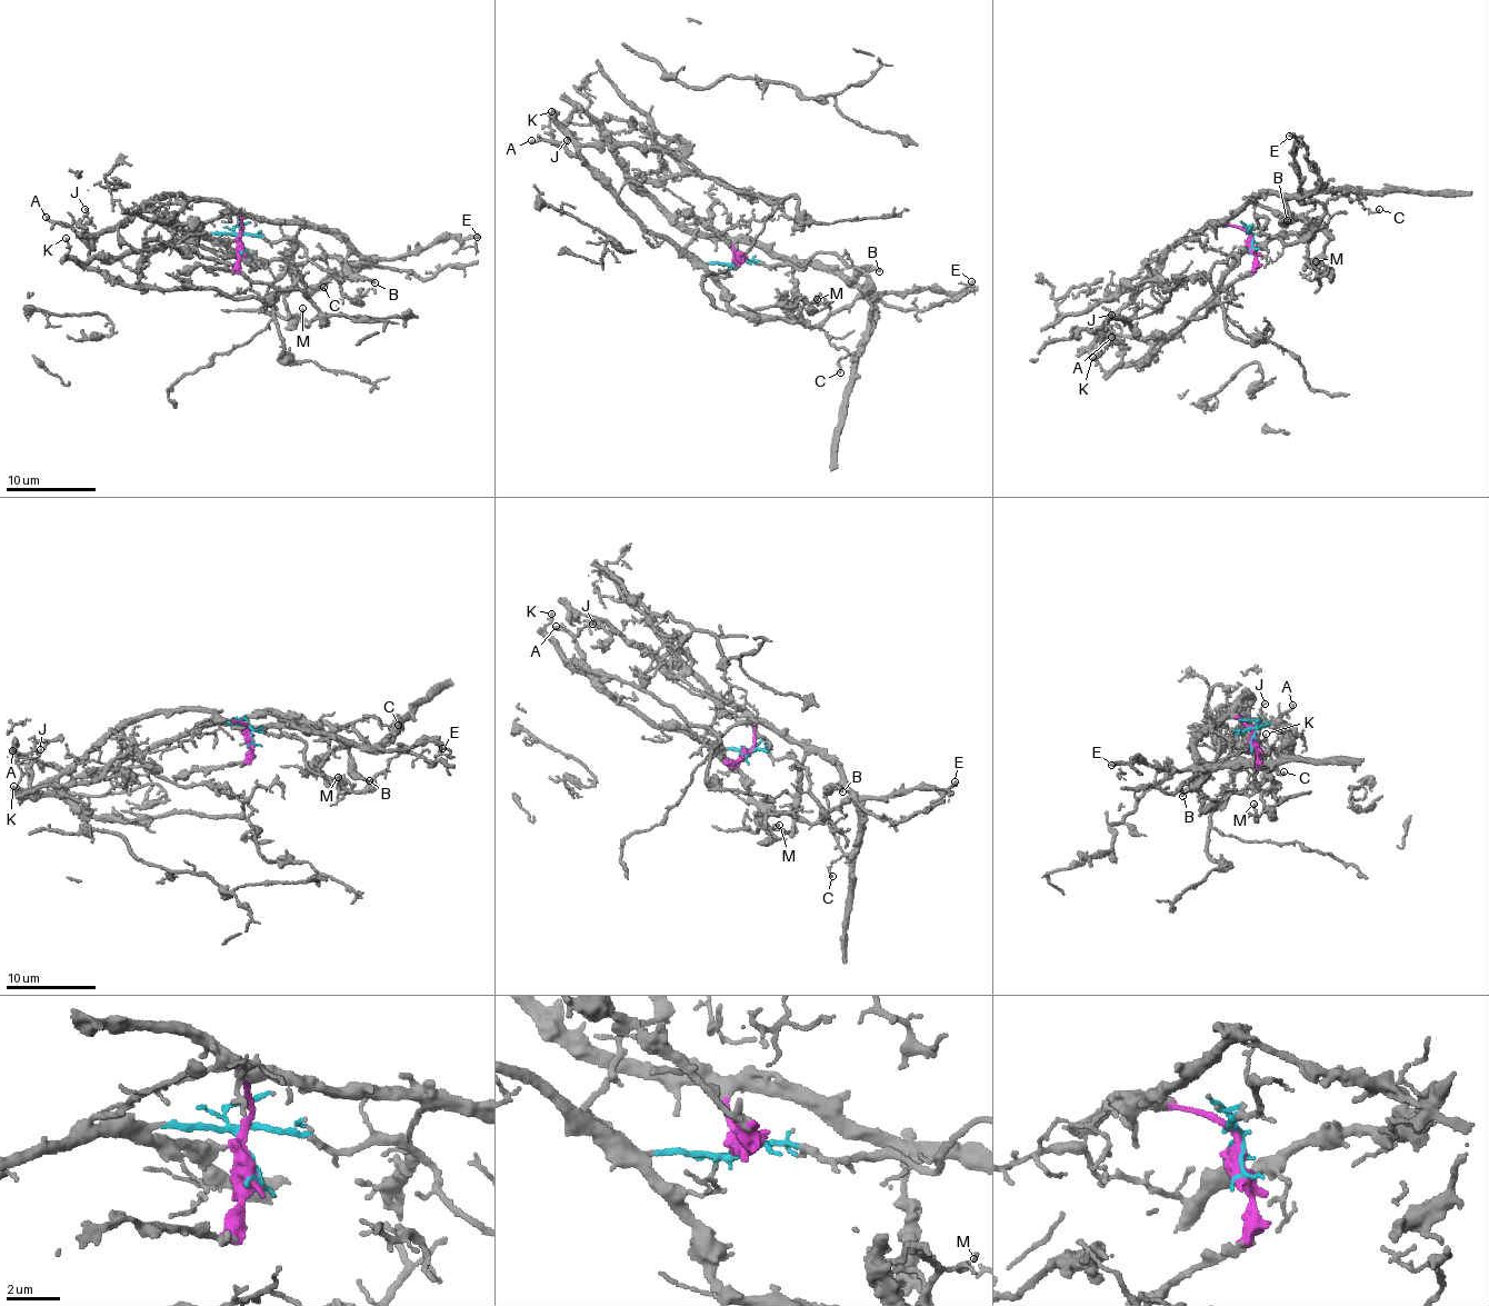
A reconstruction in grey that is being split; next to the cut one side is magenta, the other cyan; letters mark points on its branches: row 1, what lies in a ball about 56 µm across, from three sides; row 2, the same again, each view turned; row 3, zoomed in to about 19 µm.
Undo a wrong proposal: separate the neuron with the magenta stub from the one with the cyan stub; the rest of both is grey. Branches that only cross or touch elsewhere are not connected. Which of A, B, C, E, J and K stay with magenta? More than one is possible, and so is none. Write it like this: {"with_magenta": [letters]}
{"with_magenta": ["B", "E"]}

